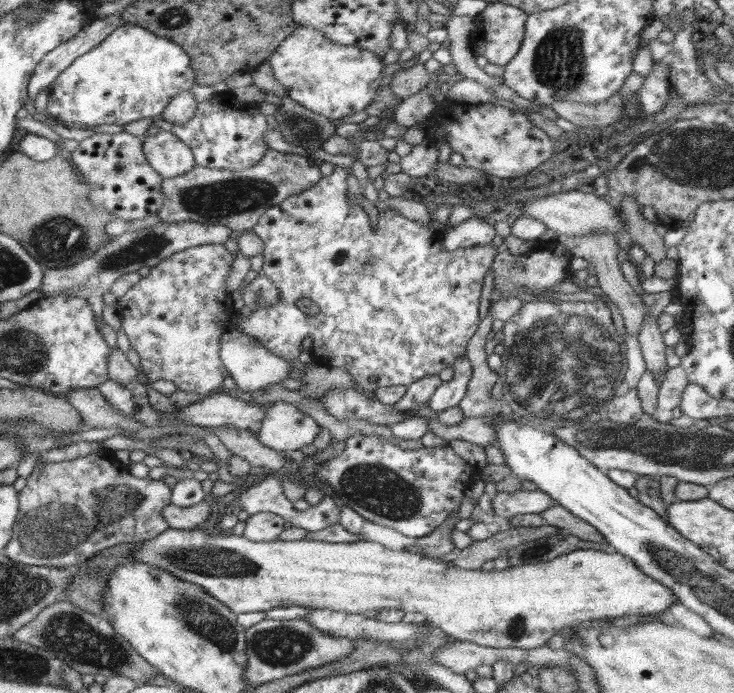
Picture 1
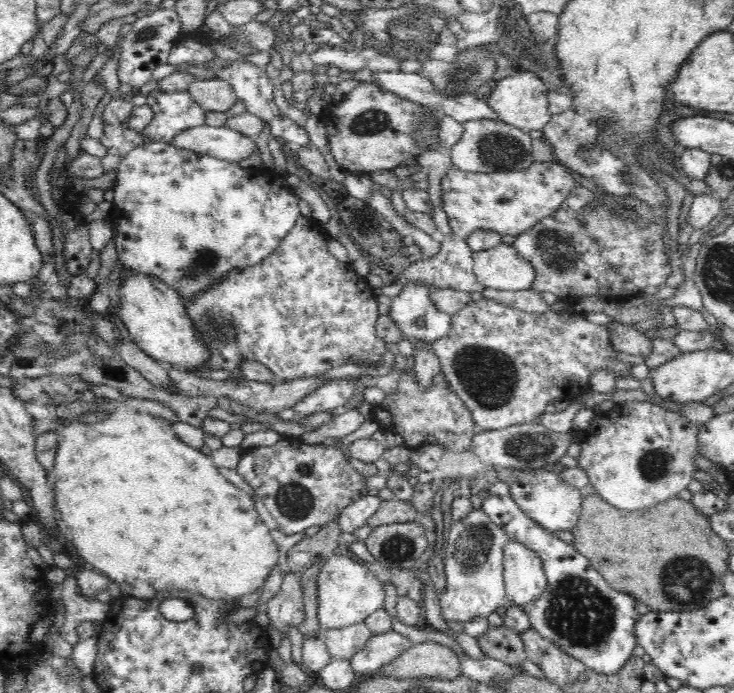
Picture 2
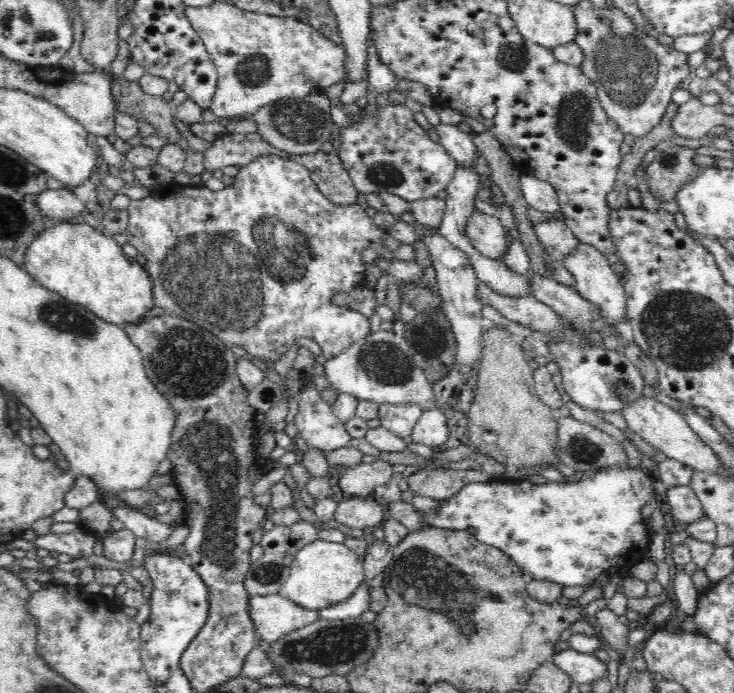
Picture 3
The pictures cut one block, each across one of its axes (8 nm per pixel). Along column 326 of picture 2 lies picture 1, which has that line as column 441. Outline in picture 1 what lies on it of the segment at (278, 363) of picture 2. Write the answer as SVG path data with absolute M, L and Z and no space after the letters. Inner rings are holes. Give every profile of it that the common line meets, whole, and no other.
M336 165L334 172L331 174L332 176L323 176L316 185L302 191L300 195L288 197L286 201L282 201L280 204L265 210L258 222L251 228L251 231L256 236L259 236L265 244L263 250L264 264L261 272L276 284L279 290L279 304L253 310L251 315L247 317L239 315L239 328L244 335L257 338L260 345L272 351L276 356L288 360L303 358L300 344L302 344L302 340L306 336L310 336L313 347L308 358L320 365L343 368L359 384L359 390L373 391L376 388L384 388L385 386L408 386L419 378L438 375L444 368L450 368L458 357L467 358L465 352L468 342L470 342L470 338L474 336L479 328L478 312L480 312L480 292L482 292L484 276L486 276L488 270L491 270L491 264L498 252L491 242L484 246L471 246L468 249L446 250L442 246L442 233L432 229L432 222L420 224L415 220L404 218L404 216L392 209L380 212L376 231L372 231L370 220L364 209L359 204L348 200L346 179L348 179L349 173L350 169ZM300 298L310 298L310 300L316 302L318 308L320 308L318 314L310 316L300 311L295 305L295 302Z

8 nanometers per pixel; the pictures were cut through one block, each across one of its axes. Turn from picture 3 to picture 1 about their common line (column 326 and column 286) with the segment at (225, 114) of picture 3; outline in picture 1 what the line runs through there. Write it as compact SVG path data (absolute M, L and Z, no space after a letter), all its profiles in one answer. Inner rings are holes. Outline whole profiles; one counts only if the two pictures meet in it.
M299 26L280 43L280 47L276 48L276 51L268 57L267 62L272 68L275 79L290 91L288 97L291 100L332 121L360 113L370 106L370 102L380 98L377 90L381 83L382 71L385 68L383 60L364 48L336 45L326 38L323 32L309 28L309 26Z

